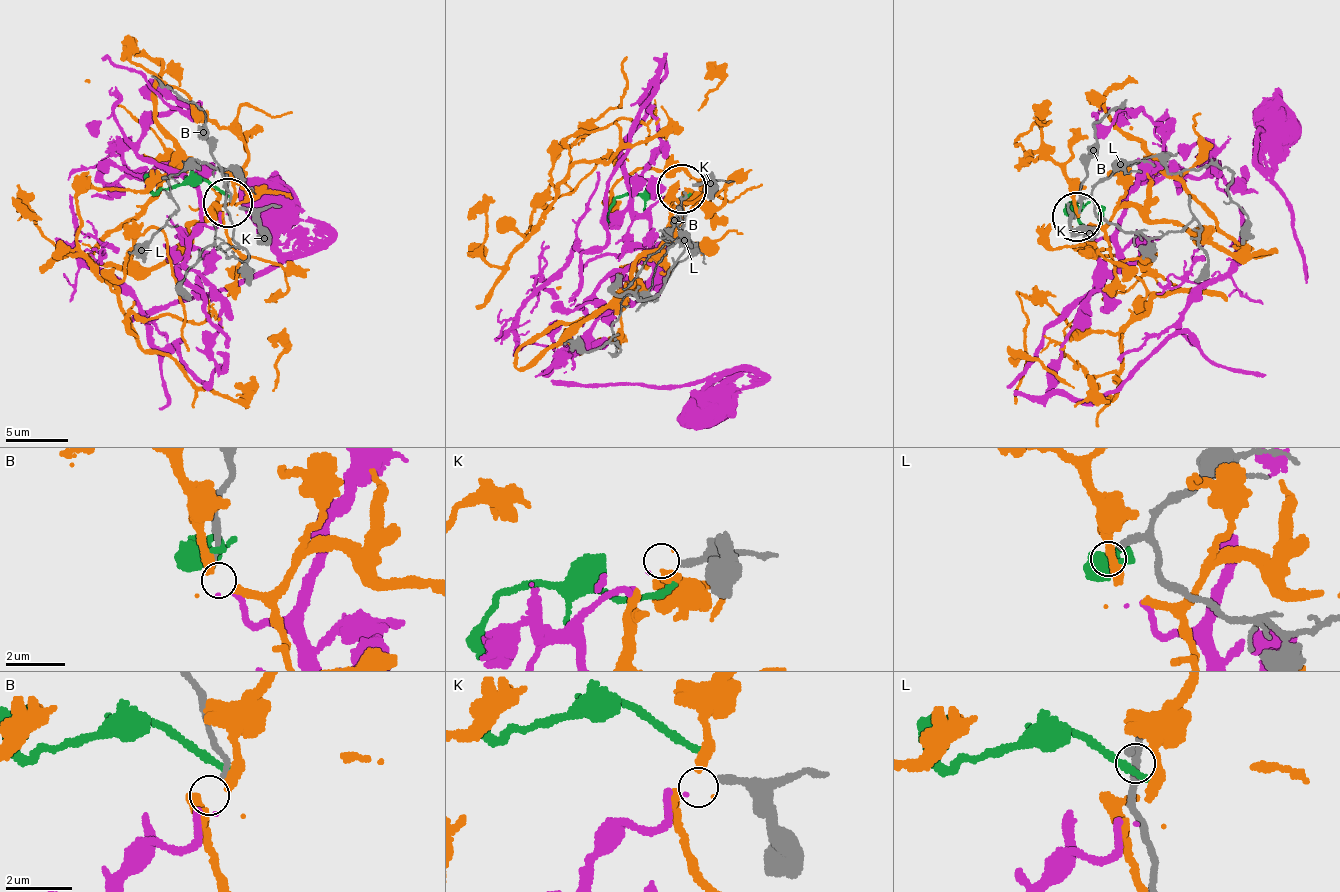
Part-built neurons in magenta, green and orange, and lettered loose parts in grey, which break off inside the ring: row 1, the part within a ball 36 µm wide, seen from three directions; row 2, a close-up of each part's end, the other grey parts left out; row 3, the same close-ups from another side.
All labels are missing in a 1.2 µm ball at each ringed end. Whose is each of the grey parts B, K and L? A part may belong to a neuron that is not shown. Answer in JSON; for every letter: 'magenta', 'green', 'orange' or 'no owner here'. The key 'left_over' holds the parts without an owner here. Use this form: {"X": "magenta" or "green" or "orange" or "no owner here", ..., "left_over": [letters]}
{"B": "no owner here", "K": "magenta", "L": "no owner here", "left_over": ["B", "L"]}

